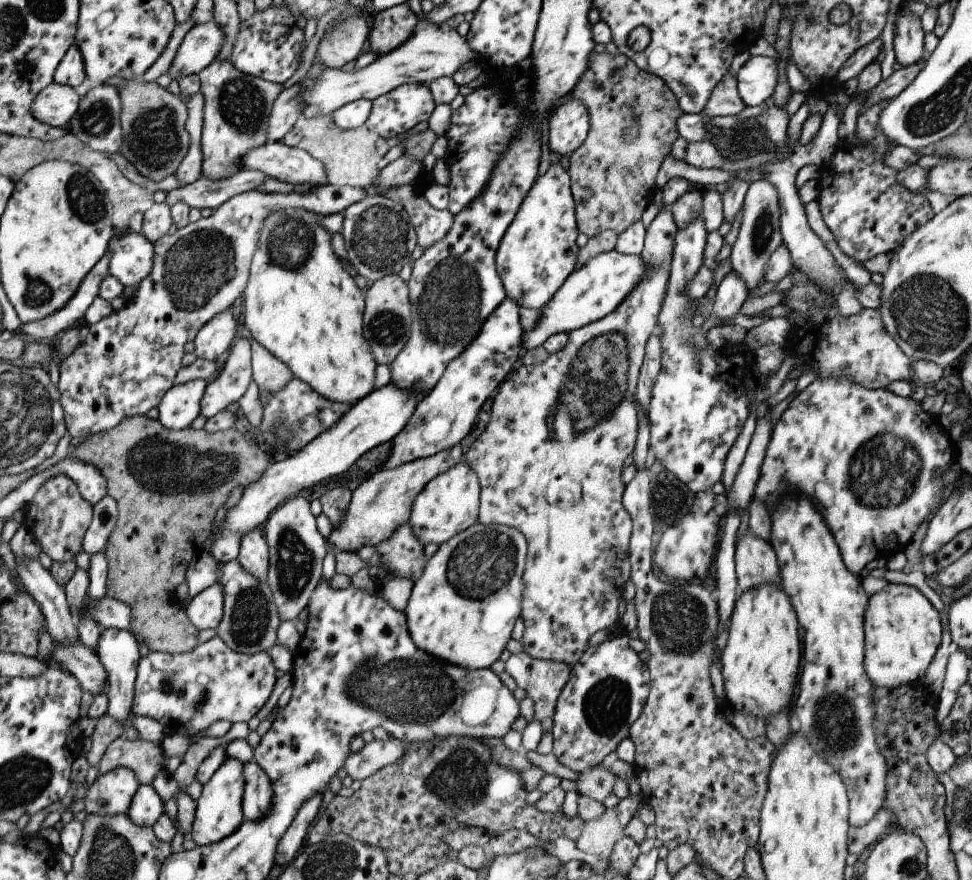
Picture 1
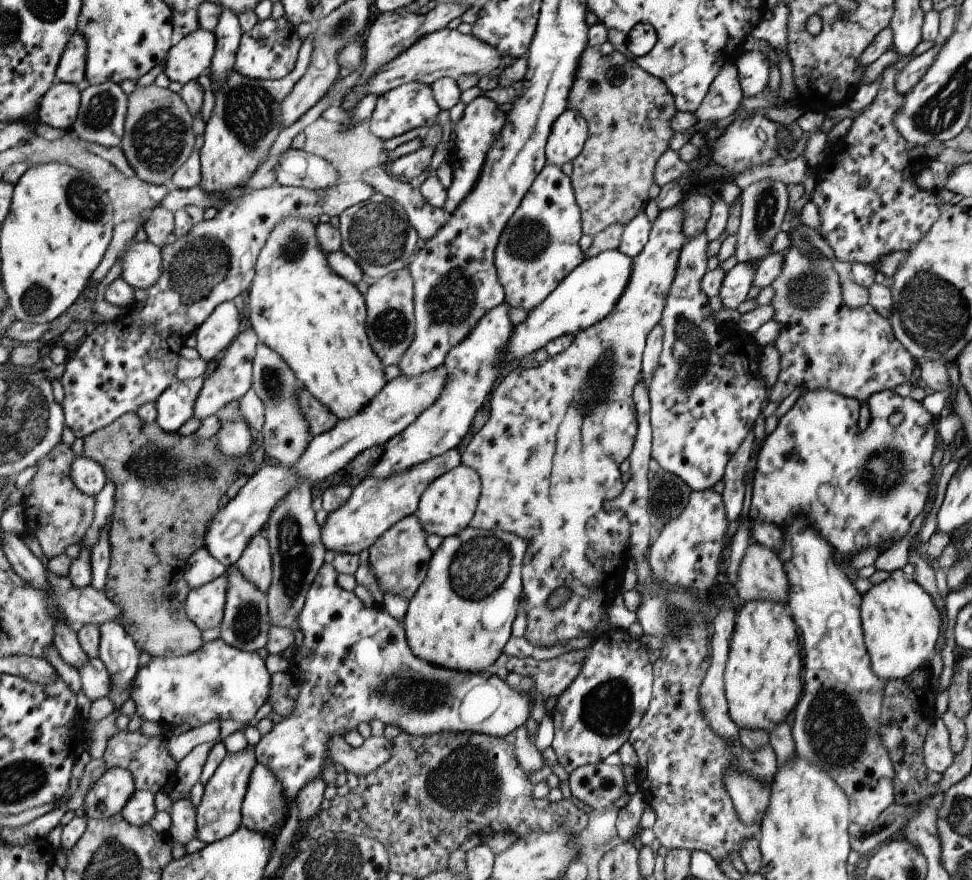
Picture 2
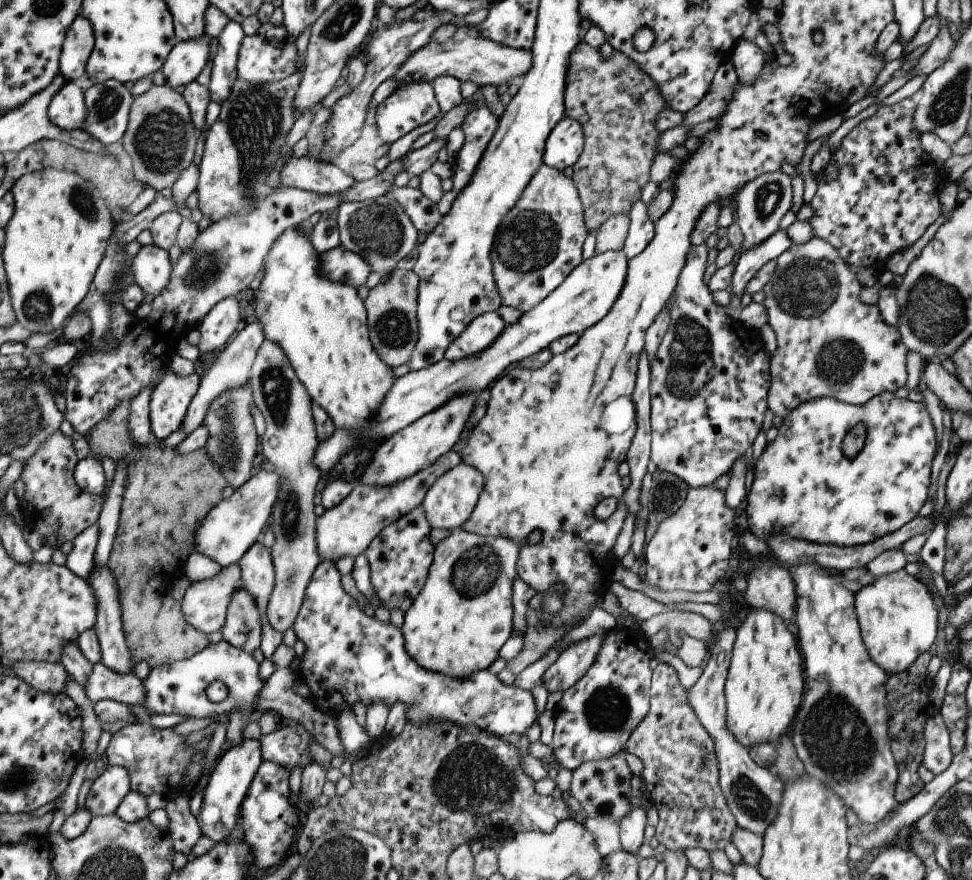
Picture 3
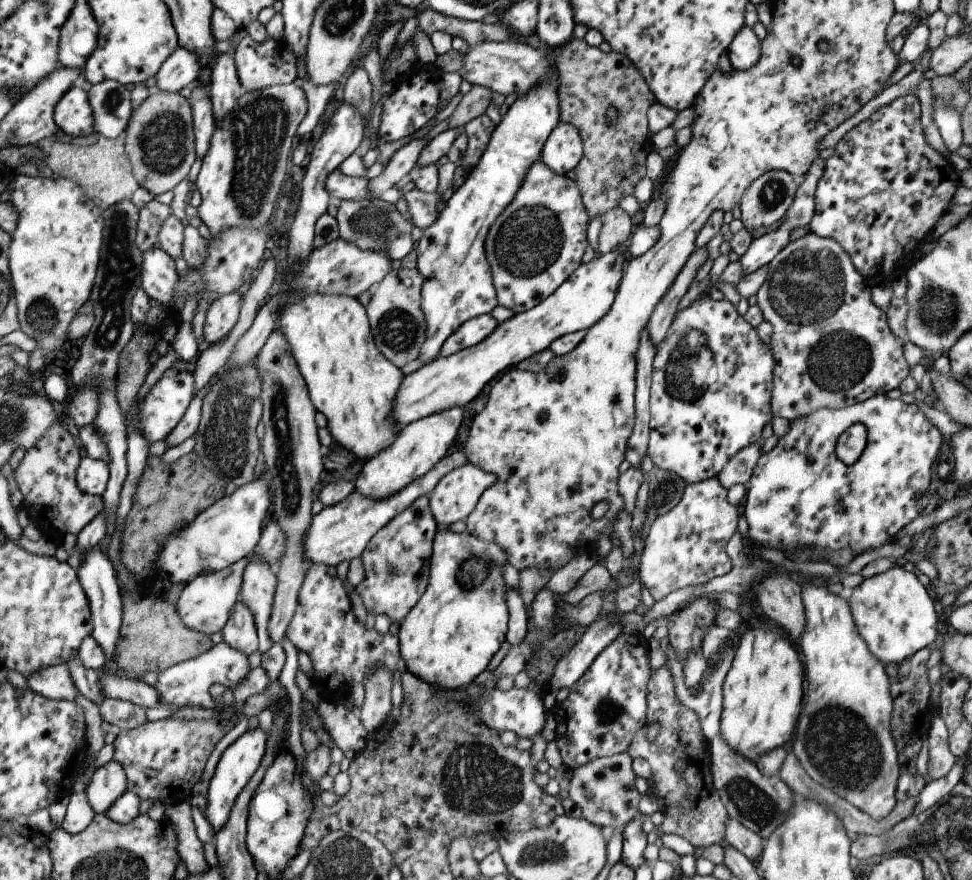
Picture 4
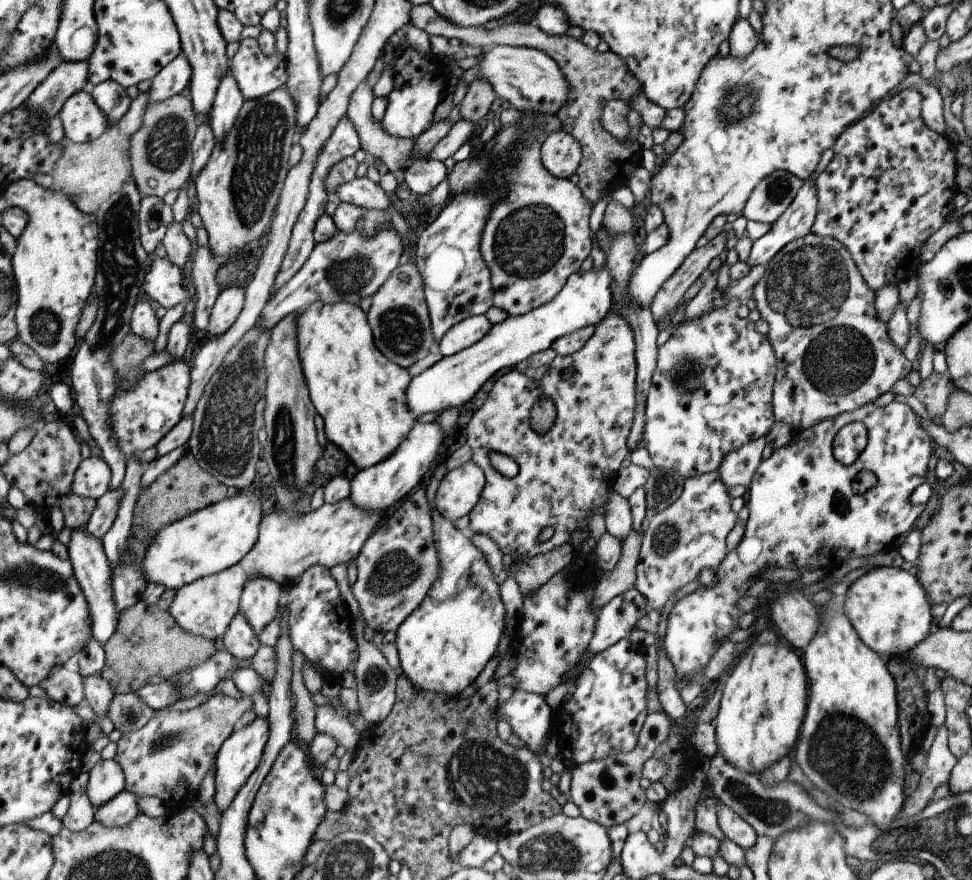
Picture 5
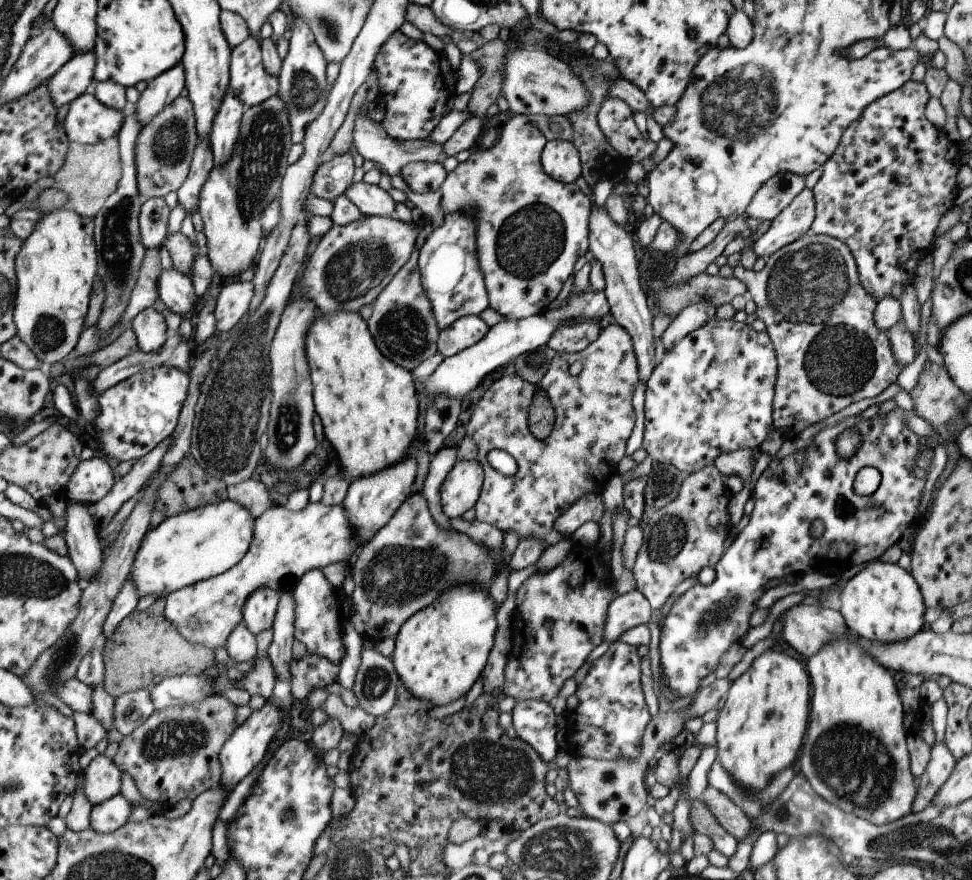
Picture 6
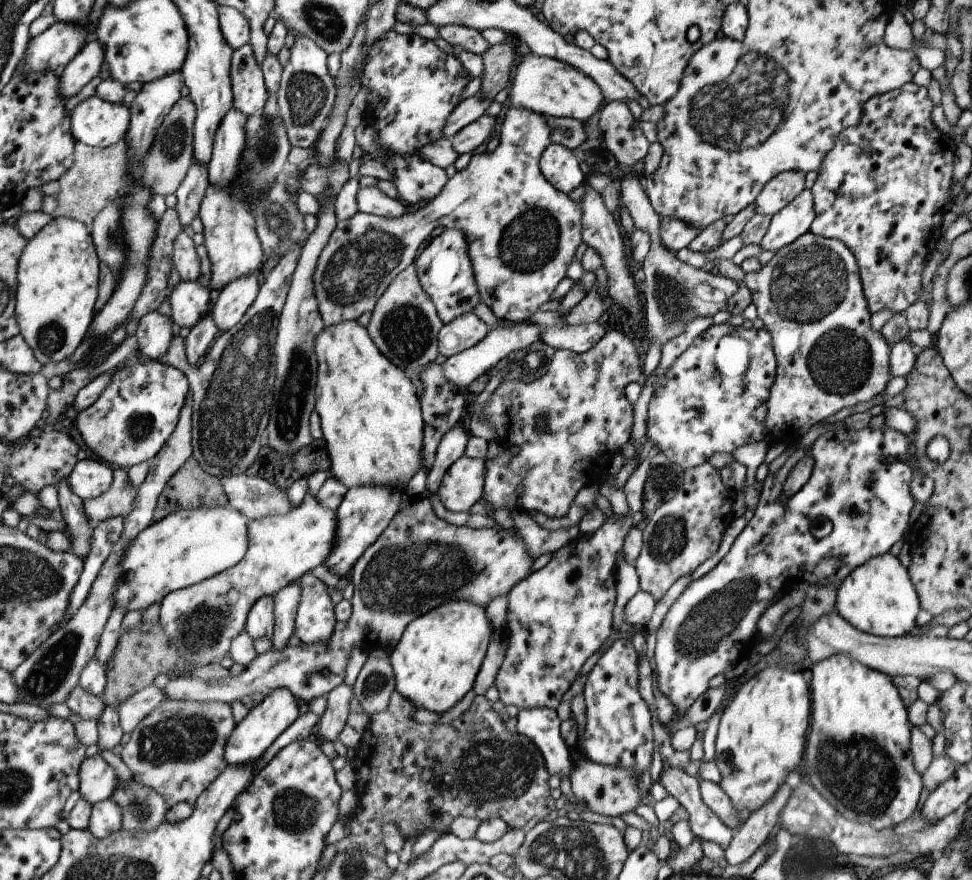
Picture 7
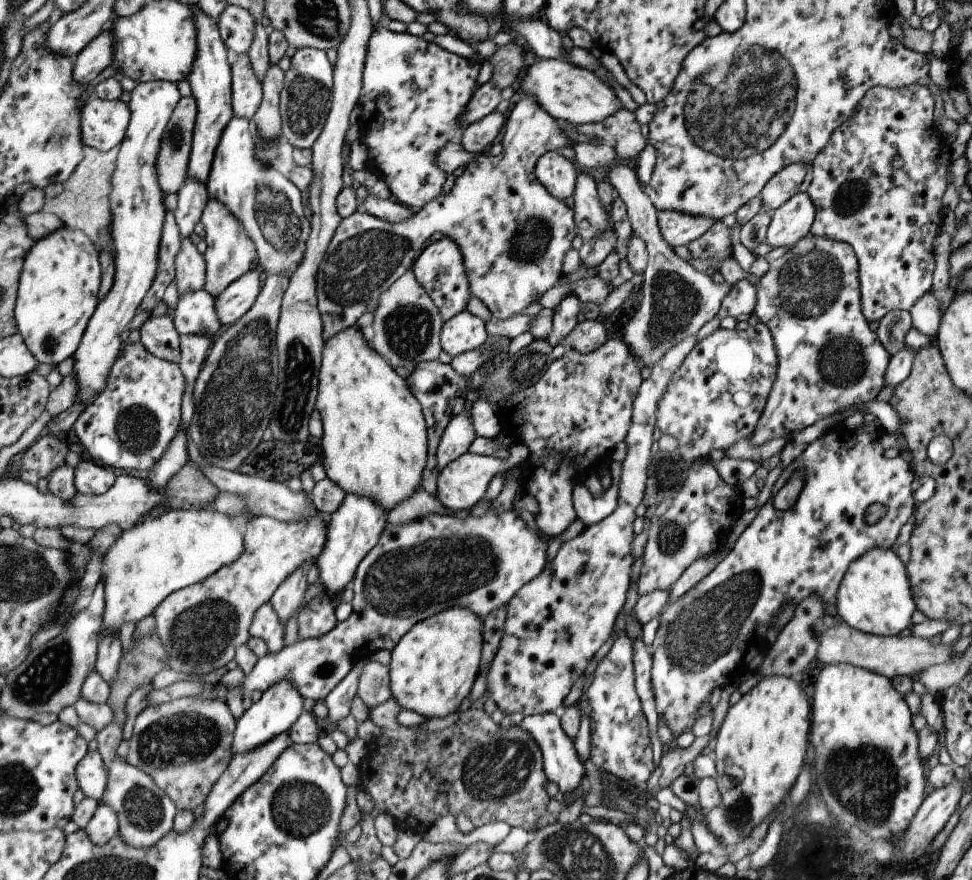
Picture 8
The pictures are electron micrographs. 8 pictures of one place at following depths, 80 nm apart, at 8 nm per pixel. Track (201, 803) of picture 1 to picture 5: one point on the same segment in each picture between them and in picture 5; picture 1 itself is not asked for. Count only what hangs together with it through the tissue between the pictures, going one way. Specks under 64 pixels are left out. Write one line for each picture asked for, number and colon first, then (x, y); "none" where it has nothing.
2: (218, 814)
3: (228, 782)
4: (236, 764)
5: (240, 753)

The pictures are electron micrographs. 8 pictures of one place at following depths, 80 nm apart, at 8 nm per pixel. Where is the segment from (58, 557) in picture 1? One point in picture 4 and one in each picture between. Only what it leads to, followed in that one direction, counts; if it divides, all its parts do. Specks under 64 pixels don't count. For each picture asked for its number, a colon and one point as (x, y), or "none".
2: (56, 512)
3: (52, 504)
4: (45, 474)

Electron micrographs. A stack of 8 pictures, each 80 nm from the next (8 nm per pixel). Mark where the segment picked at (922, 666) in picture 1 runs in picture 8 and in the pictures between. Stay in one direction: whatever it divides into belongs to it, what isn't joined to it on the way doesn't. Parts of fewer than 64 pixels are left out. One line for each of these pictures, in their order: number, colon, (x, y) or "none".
2: (899, 622)
3: (897, 620)
4: (895, 614)
5: (887, 607)
6: (881, 602)
7: (876, 597)
8: (874, 597)

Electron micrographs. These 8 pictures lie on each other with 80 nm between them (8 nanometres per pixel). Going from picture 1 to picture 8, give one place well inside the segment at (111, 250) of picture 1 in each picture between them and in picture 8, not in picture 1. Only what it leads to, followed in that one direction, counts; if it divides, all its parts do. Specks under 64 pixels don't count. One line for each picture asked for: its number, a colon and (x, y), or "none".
2: (142, 264)
3: (151, 267)
4: (158, 278)
5: (163, 283)
6: (175, 290)
7: (189, 303)
8: (194, 314)

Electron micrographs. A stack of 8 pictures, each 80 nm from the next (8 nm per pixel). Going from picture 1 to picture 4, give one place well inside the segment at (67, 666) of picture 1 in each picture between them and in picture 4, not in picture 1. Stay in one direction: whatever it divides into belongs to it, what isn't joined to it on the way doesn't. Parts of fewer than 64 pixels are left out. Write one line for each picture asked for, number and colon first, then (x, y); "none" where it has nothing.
2: (96, 683)
3: (103, 683)
4: (113, 687)

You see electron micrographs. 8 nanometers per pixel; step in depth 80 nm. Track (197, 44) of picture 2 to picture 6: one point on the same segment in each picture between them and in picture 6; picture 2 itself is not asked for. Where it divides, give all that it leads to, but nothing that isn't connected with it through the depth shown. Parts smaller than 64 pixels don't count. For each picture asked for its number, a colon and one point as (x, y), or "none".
3: (185, 60)
4: (179, 68)
5: (173, 77)
6: (159, 92)

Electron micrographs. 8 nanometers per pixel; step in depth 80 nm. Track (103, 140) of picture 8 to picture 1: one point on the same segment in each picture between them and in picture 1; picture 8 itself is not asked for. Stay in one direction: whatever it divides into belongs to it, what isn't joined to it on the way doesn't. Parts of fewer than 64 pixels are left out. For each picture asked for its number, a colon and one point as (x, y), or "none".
1: (54, 105)
2: (58, 107)
3: (66, 110)
4: (72, 114)
5: (82, 120)
6: (88, 121)
7: (97, 123)

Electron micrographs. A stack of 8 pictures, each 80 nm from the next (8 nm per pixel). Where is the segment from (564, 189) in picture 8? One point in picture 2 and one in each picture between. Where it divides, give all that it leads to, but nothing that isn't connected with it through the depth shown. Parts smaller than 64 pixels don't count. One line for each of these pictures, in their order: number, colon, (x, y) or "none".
2: (567, 134)
3: (563, 145)
4: (562, 149)
5: (560, 154)
6: (559, 159)
7: (559, 168)

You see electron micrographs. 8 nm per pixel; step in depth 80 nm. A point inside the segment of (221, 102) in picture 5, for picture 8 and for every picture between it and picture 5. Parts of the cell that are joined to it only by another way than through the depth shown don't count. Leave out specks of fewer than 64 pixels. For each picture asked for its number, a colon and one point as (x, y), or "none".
6: (225, 129)
7: (222, 169)
8: (267, 206)

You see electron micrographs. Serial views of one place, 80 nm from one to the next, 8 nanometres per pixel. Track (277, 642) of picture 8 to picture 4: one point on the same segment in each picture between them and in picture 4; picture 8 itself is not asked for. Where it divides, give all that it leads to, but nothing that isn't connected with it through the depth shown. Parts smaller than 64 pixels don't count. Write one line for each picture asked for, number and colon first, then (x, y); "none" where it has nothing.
4: (257, 589)
5: (259, 600)
6: (258, 612)
7: (259, 623)

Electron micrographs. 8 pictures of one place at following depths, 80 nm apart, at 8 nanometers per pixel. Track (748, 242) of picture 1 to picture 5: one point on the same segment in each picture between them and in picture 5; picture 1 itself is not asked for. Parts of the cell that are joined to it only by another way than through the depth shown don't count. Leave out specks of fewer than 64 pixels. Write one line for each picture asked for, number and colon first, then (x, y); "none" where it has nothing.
2: (763, 203)
3: (760, 203)
4: (765, 201)
5: (772, 195)

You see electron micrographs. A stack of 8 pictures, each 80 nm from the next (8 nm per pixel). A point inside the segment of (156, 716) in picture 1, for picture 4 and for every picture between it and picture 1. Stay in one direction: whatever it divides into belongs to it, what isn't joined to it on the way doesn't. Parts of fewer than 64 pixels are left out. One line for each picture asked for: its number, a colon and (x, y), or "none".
2: (217, 681)
3: (179, 687)
4: (189, 681)

